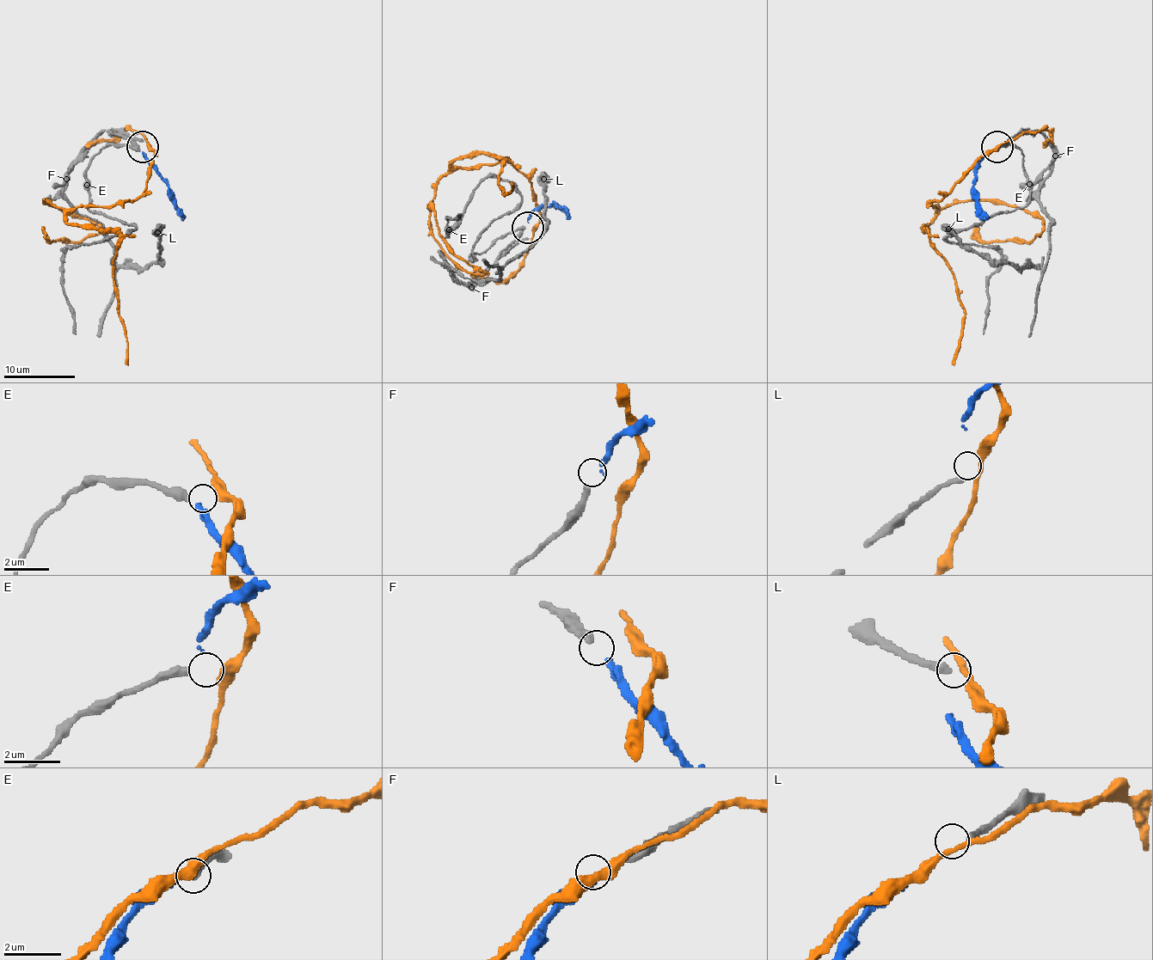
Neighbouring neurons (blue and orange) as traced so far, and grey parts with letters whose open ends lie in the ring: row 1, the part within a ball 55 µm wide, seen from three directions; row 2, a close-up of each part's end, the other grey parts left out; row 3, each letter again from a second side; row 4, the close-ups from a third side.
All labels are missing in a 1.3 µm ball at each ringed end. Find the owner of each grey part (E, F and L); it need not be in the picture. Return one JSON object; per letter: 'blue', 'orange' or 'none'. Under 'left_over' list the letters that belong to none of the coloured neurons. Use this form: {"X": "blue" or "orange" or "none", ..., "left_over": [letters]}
{"E": "none", "F": "none", "L": "none", "left_over": ["E", "F", "L"]}

